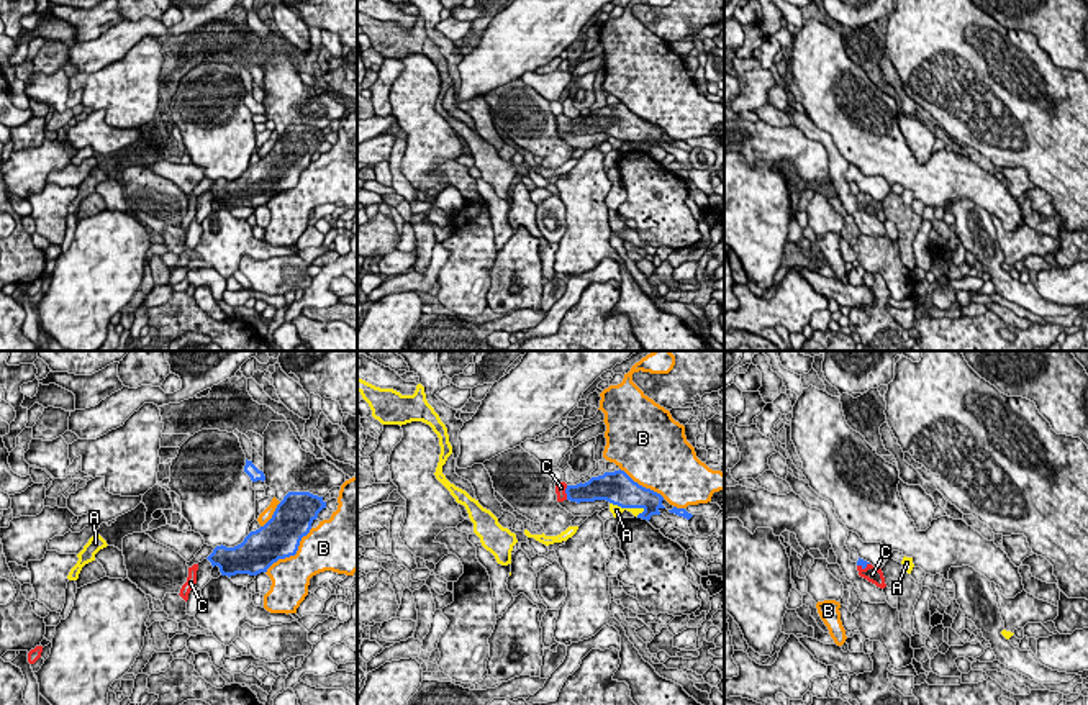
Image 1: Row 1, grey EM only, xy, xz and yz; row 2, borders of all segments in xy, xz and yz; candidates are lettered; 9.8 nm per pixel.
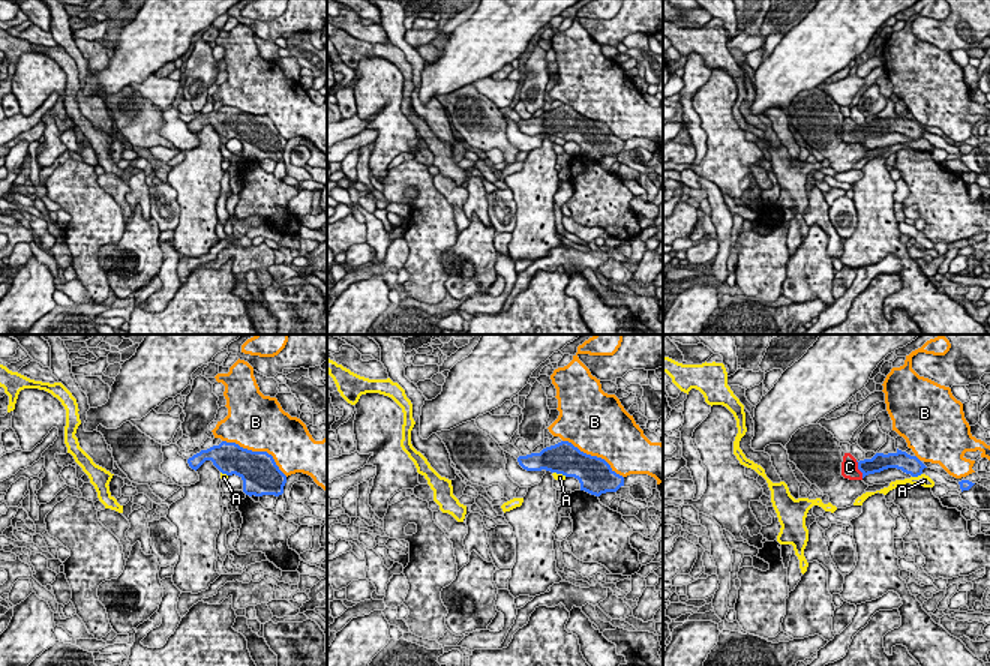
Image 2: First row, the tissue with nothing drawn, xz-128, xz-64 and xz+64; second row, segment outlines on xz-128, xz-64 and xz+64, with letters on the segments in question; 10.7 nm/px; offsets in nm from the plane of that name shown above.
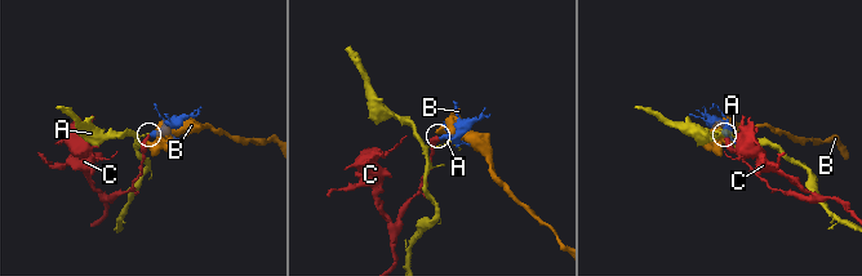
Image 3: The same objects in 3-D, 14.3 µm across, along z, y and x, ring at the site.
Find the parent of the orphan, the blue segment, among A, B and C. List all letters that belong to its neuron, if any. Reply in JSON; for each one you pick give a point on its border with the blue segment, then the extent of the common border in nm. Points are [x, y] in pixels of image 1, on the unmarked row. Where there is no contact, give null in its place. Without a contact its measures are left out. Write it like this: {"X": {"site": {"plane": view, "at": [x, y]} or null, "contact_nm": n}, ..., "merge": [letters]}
{"C": {"site": {"plane": "xz", "at": [566, 125]}, "contact_nm": 140}, "merge": ["C"]}

